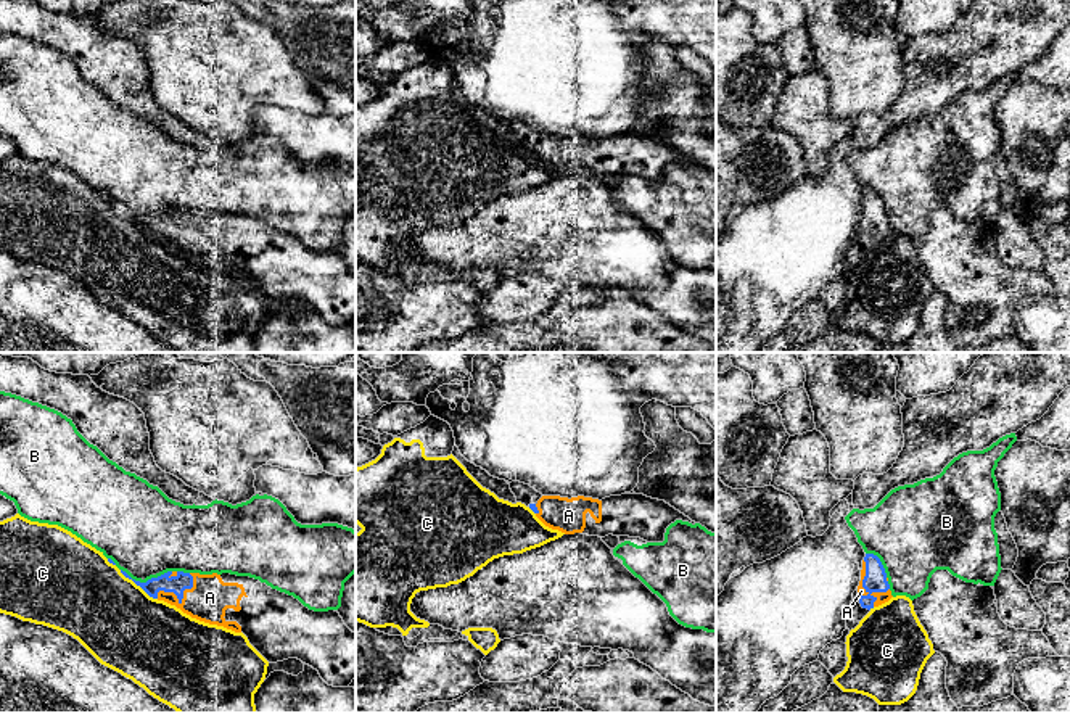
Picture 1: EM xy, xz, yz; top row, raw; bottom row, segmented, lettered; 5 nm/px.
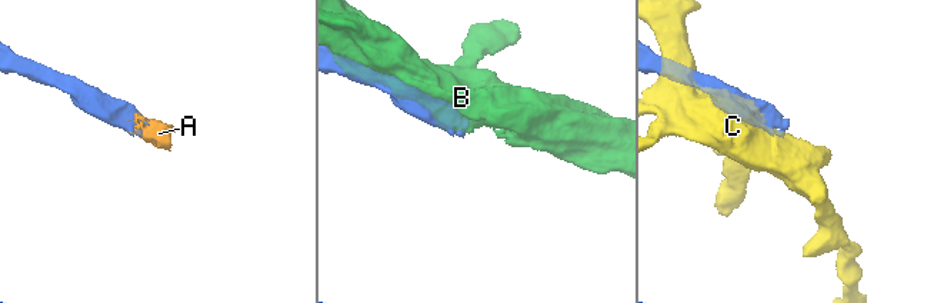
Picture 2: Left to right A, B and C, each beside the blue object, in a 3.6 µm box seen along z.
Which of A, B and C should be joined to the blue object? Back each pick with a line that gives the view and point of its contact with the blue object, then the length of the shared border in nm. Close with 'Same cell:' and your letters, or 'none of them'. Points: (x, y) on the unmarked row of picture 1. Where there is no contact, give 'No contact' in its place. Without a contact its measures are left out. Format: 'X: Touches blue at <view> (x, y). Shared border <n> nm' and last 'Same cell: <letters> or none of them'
A: Touches blue at yz (863, 222). Shared border 240 nm
Same cell: A

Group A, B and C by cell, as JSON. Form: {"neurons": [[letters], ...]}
{"neurons": [["A"], ["B"], ["C"]]}

